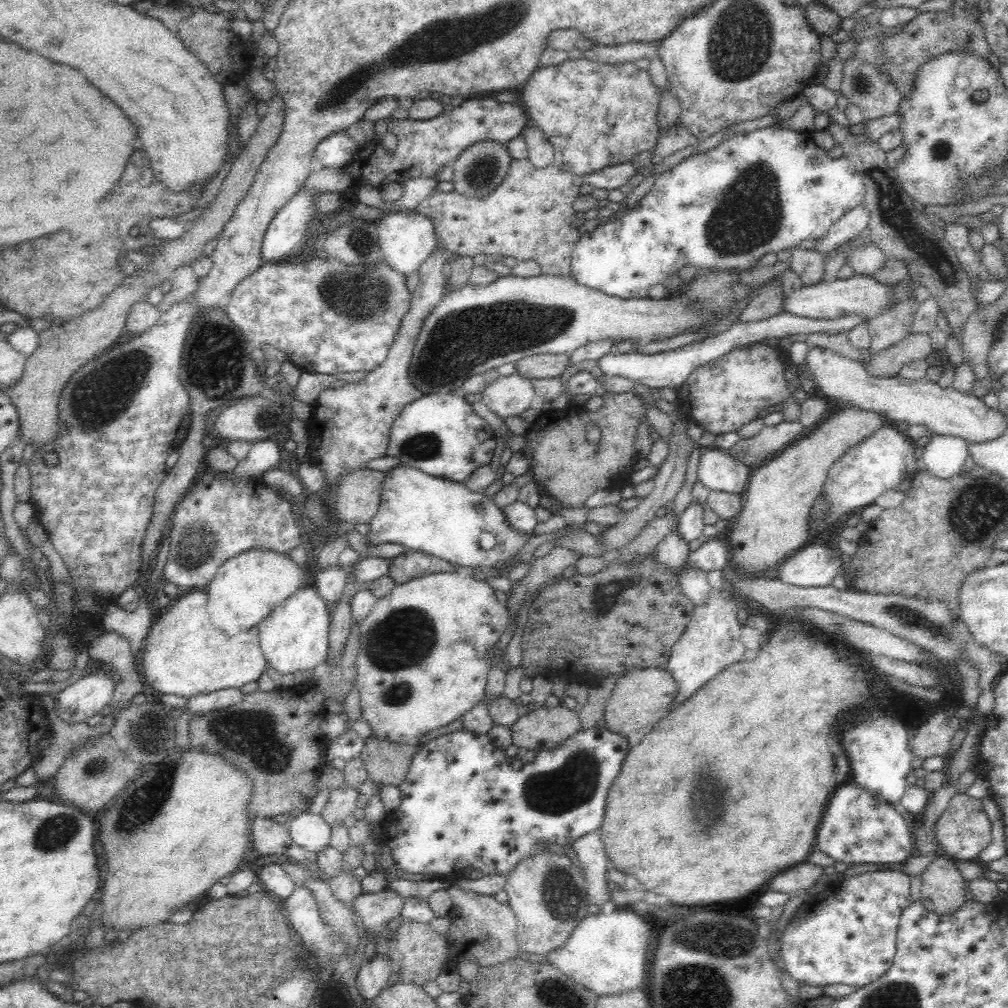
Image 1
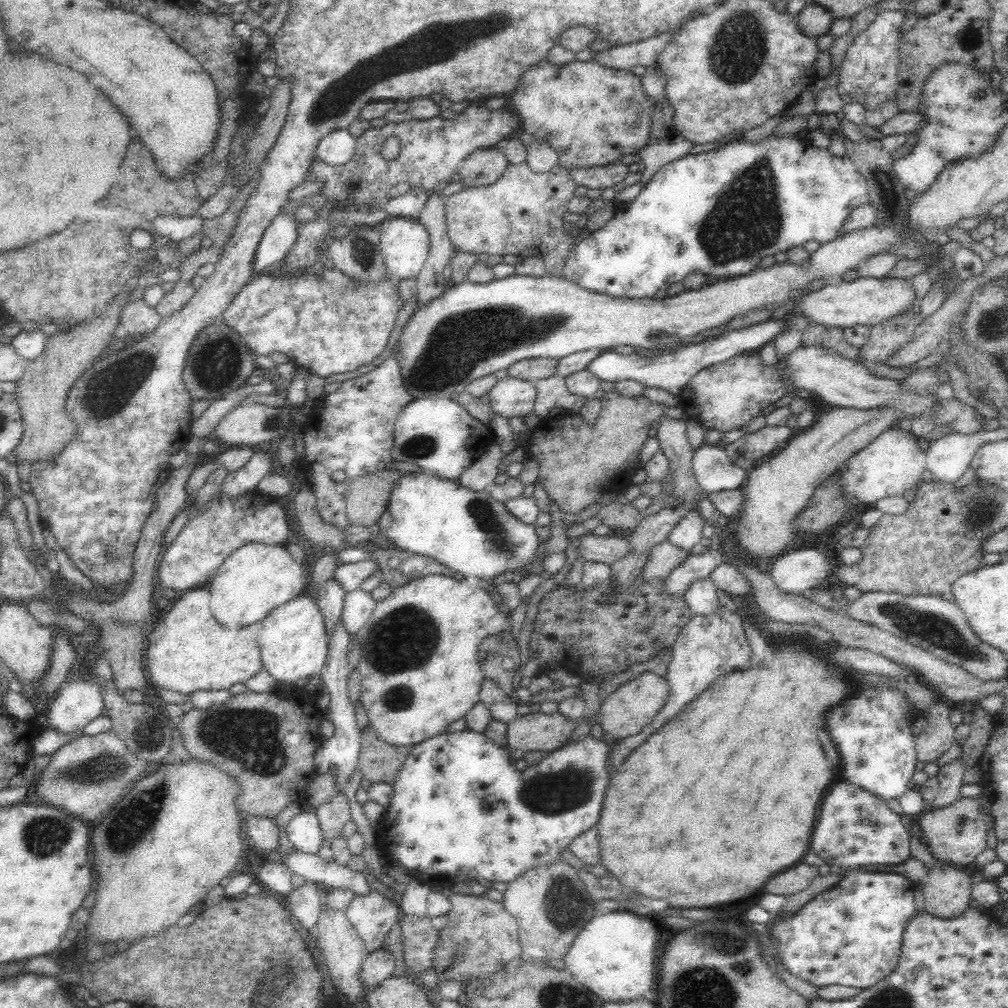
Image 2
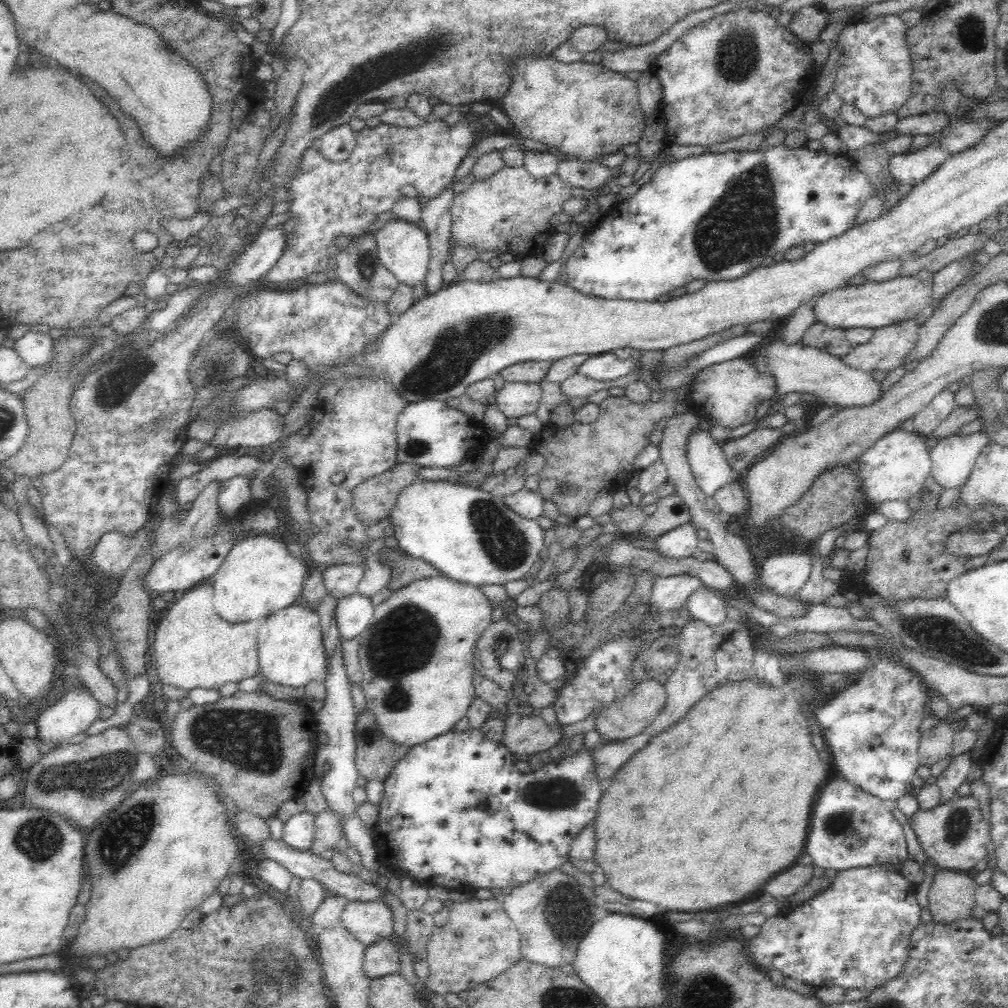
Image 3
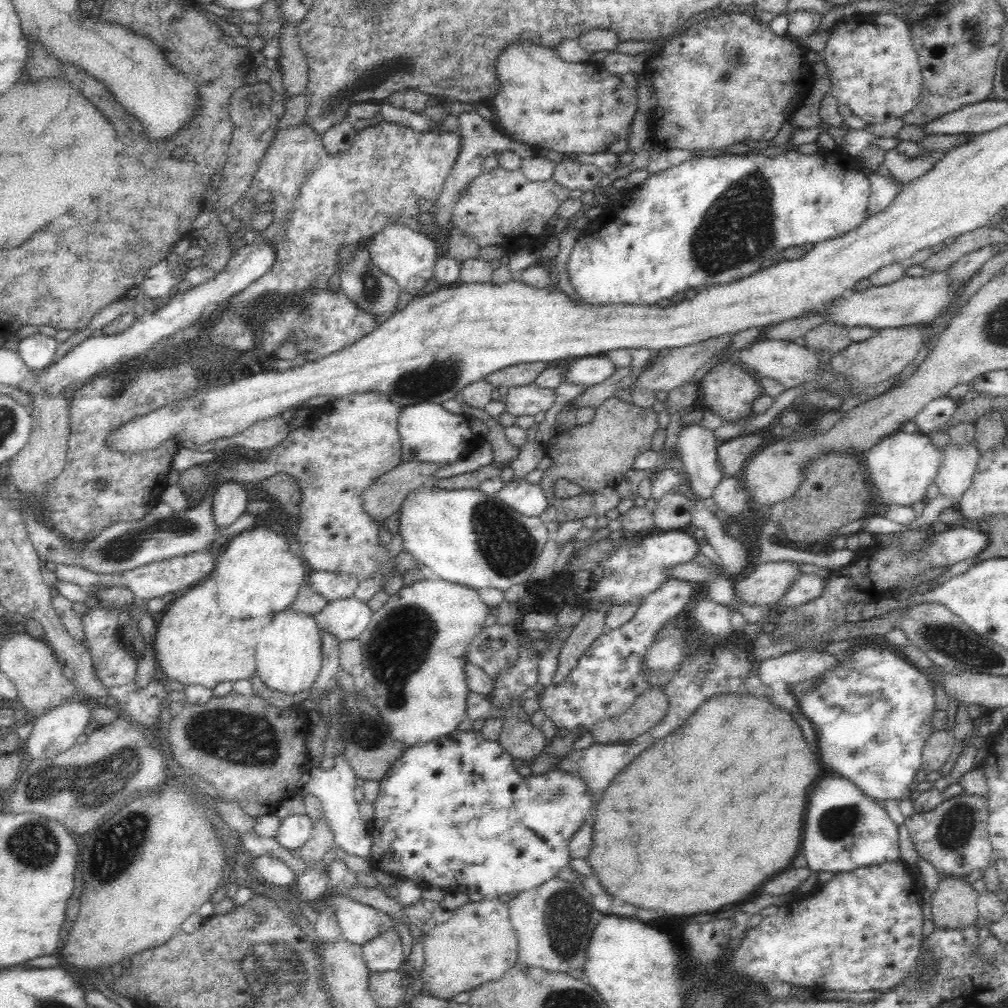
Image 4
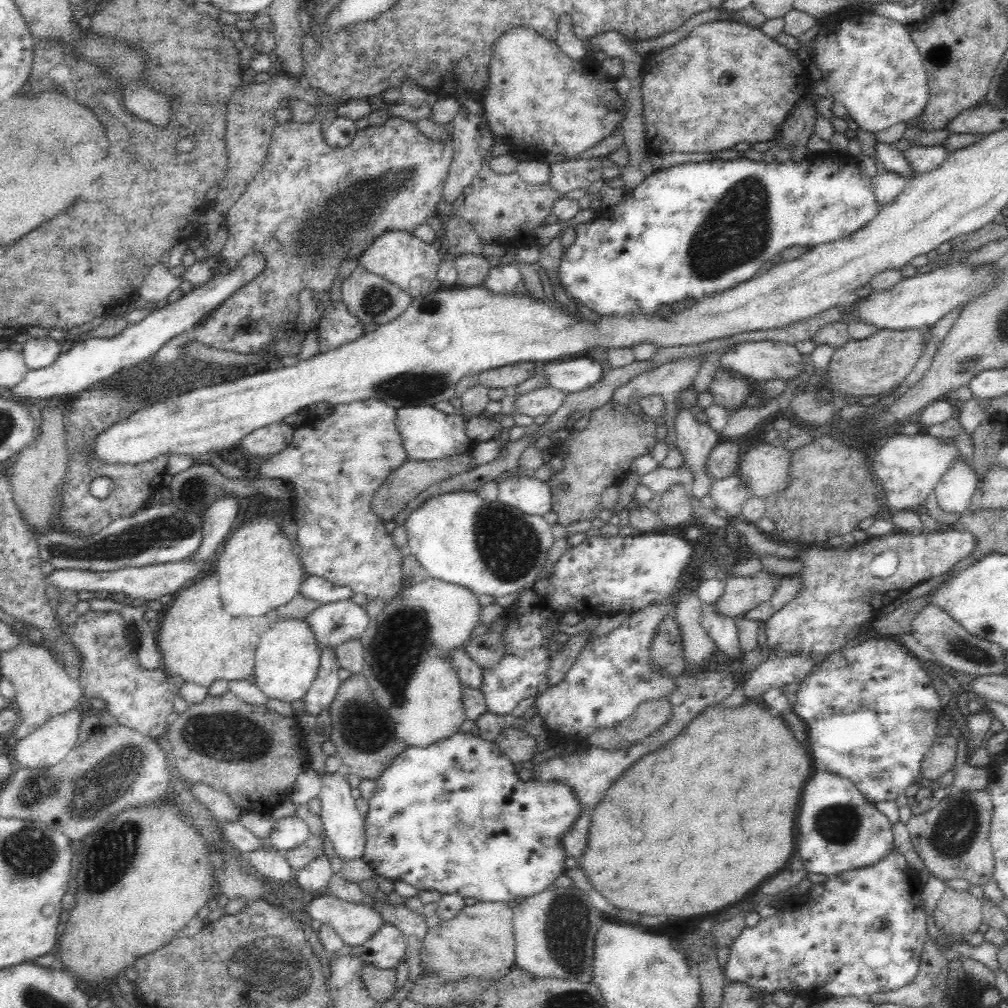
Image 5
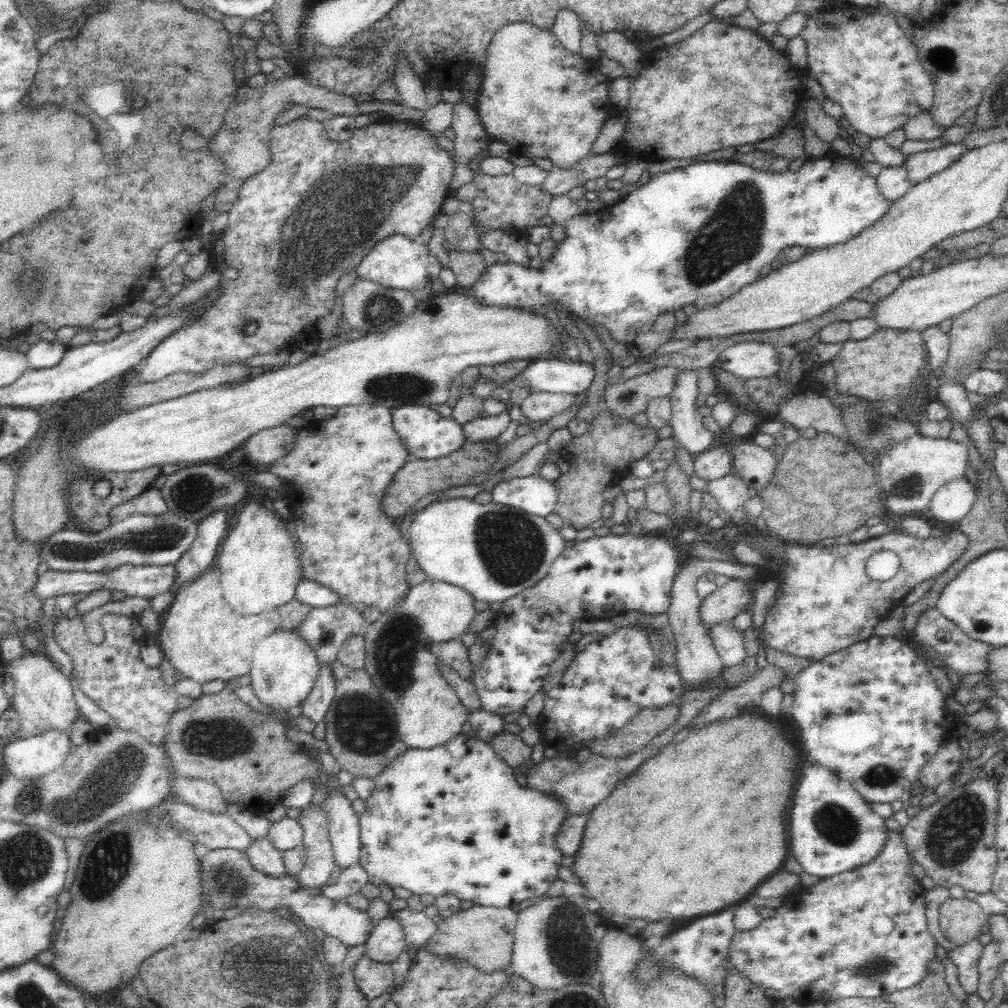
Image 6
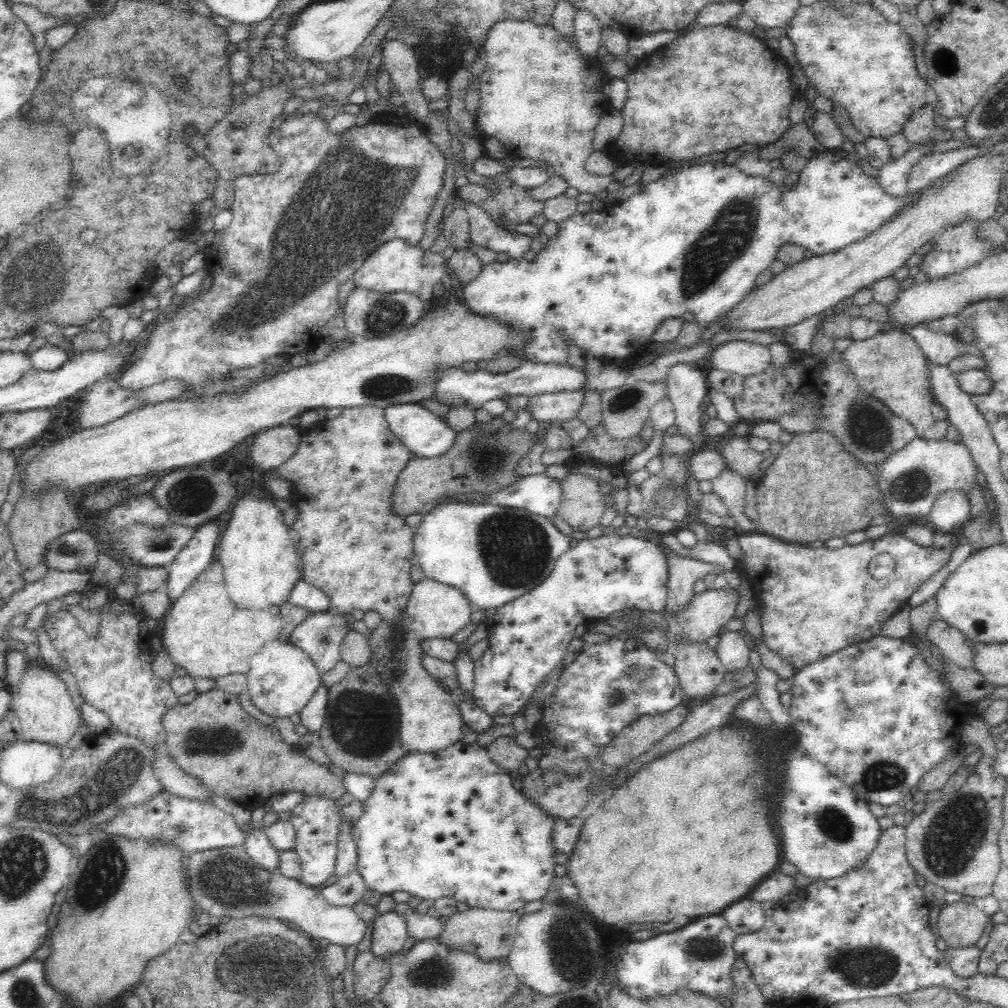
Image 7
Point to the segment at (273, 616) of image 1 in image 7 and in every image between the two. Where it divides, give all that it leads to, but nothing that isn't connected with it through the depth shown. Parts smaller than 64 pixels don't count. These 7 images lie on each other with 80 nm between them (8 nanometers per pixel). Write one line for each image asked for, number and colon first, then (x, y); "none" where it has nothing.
2: (292, 640)
3: (290, 646)
4: (288, 656)
5: (287, 659)
6: (284, 669)
7: (281, 680)

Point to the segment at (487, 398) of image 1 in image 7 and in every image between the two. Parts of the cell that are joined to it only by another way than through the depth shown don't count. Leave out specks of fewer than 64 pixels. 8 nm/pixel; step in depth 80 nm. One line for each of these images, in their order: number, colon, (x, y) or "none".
2: (510, 397)
3: (516, 399)
4: (529, 400)
5: (541, 403)
6: (538, 407)
7: (553, 407)

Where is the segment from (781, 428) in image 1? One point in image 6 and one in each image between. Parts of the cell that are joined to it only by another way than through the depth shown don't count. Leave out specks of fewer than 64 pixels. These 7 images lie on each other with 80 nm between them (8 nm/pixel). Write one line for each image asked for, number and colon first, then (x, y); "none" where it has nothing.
2: (750, 448)
3: (741, 453)
4: (732, 455)
5: (722, 461)
6: (714, 463)

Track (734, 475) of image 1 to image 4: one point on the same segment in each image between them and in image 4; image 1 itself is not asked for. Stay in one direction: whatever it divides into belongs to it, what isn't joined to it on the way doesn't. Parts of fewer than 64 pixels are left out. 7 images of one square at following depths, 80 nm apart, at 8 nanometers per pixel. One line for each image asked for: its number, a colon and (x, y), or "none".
2: (714, 471)
3: (707, 462)
4: (697, 445)

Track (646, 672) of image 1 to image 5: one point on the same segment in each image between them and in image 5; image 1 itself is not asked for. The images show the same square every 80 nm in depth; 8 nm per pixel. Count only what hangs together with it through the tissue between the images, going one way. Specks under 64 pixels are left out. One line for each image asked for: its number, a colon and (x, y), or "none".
2: (625, 712)
3: (629, 716)
4: (648, 709)
5: (649, 716)

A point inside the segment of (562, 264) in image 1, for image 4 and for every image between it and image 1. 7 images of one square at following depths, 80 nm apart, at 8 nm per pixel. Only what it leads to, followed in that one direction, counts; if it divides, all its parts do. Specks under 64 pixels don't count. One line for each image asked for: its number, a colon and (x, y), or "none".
2: (521, 213)
3: (510, 211)
4: (502, 208)

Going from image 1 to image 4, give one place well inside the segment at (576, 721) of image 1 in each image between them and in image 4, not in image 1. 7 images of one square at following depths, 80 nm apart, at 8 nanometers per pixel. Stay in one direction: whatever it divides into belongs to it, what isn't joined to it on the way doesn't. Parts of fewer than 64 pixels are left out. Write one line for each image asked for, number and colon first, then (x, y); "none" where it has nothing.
2: (535, 731)
3: (522, 735)
4: (521, 740)

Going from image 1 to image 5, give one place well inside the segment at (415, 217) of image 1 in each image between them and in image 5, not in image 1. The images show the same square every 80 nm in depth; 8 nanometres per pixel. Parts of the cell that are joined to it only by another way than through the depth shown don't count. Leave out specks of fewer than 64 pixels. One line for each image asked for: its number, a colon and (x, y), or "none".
2: (404, 243)
3: (403, 248)
4: (408, 257)
5: (402, 258)

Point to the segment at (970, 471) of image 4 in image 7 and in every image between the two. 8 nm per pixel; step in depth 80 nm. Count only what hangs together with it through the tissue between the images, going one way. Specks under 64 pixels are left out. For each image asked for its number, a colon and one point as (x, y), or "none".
5: (954, 492)
6: (952, 502)
7: (950, 510)

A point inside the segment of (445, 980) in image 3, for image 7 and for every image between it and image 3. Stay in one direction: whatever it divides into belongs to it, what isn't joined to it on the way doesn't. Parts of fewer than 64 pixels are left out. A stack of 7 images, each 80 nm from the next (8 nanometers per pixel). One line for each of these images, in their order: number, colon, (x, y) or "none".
4: (478, 944)
5: (479, 941)
6: (483, 935)
7: (490, 934)

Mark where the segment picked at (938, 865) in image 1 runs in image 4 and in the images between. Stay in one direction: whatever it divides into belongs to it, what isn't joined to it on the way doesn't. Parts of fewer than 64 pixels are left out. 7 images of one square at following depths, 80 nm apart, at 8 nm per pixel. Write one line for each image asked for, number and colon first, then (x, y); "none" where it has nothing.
2: (947, 892)
3: (952, 897)
4: (954, 905)

